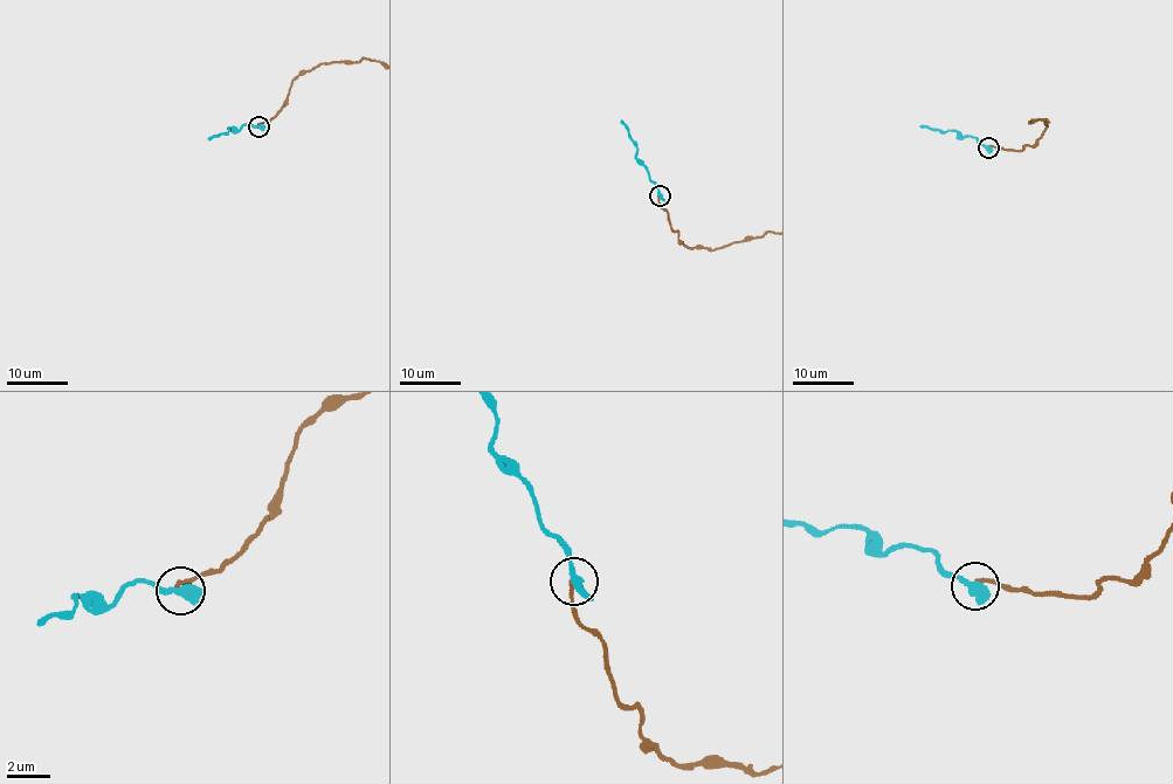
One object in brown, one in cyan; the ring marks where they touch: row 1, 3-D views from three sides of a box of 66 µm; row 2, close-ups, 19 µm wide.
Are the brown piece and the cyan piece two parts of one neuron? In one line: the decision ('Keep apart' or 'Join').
Keep apart

